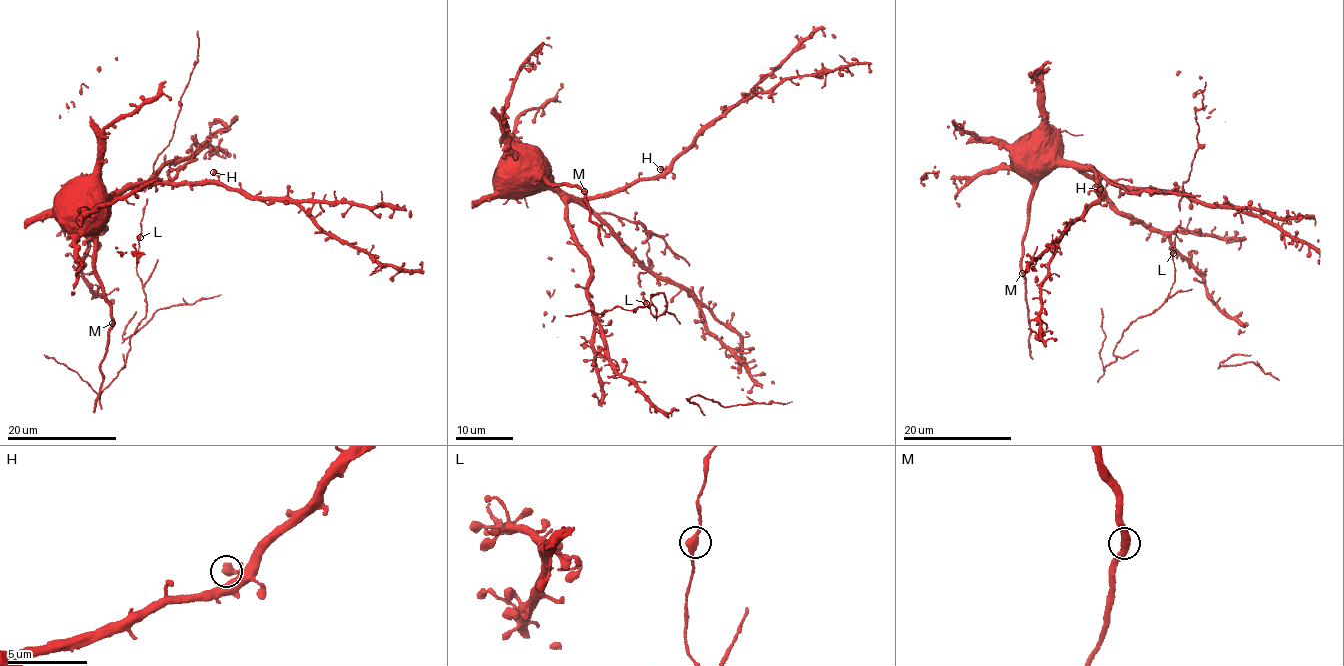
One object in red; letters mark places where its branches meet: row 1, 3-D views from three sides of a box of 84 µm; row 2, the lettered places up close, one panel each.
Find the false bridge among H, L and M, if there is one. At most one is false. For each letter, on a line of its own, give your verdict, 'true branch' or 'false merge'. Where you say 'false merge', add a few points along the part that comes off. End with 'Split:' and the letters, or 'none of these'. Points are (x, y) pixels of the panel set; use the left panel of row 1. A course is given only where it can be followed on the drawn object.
H: true branch
L: true branch
M: true branch
Split: none of these

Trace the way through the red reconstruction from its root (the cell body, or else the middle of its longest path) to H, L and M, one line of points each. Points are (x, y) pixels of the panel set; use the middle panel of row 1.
H: (582, 205), (586, 199), (611, 196), (641, 180), (663, 177), (667, 170), (660, 169)
L: (582, 205), (608, 228), (621, 247), (644, 270), (638, 275), (641, 281), (638, 282), (647, 302)
M: (582, 205), (543, 176), (550, 186), (575, 185), (584, 191)

